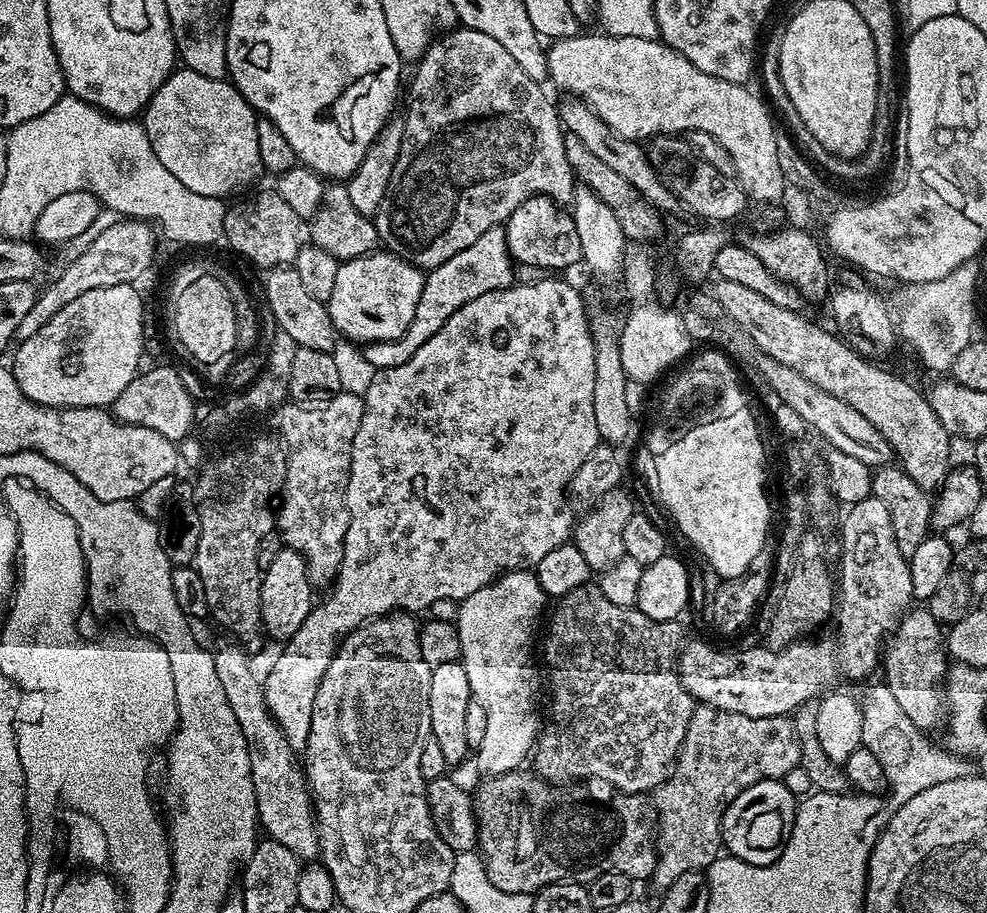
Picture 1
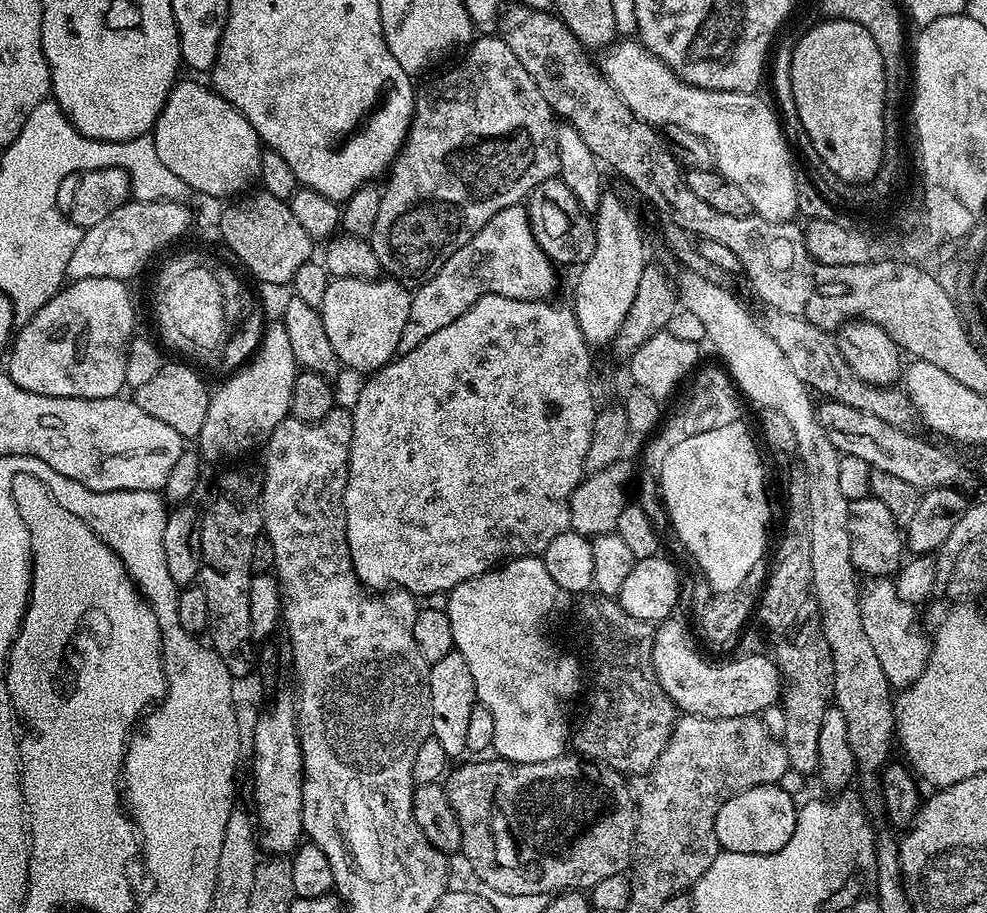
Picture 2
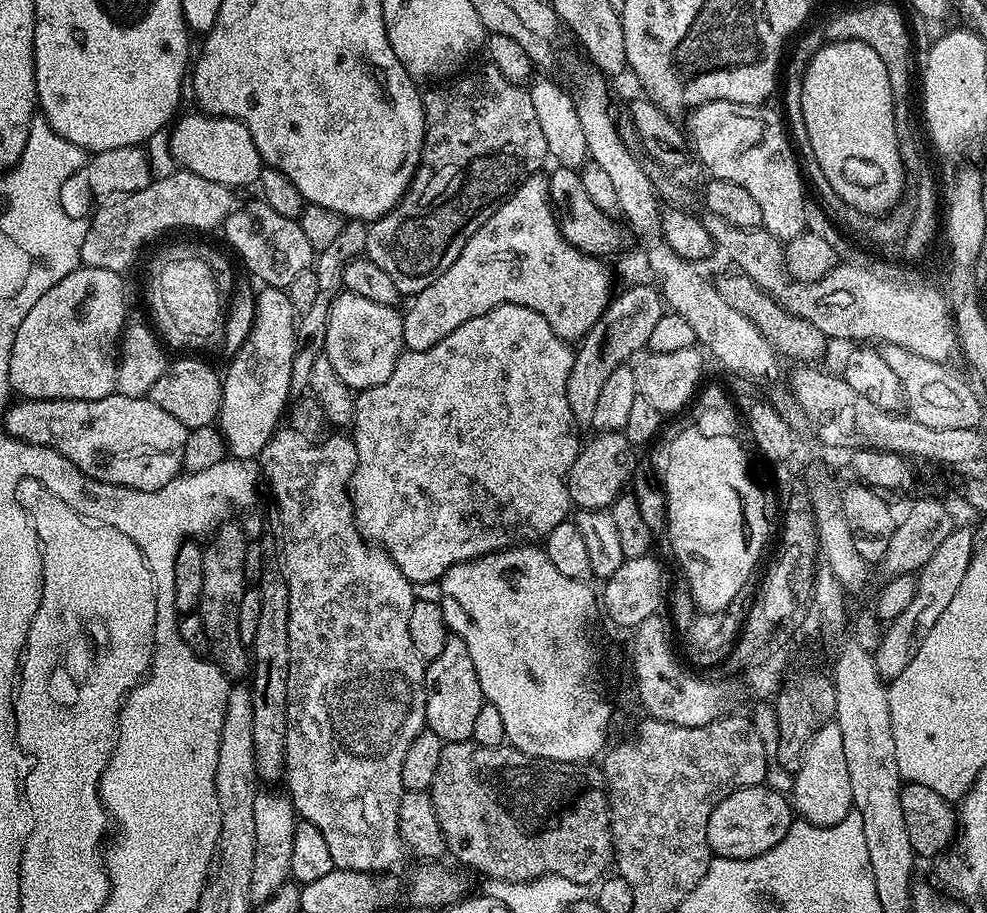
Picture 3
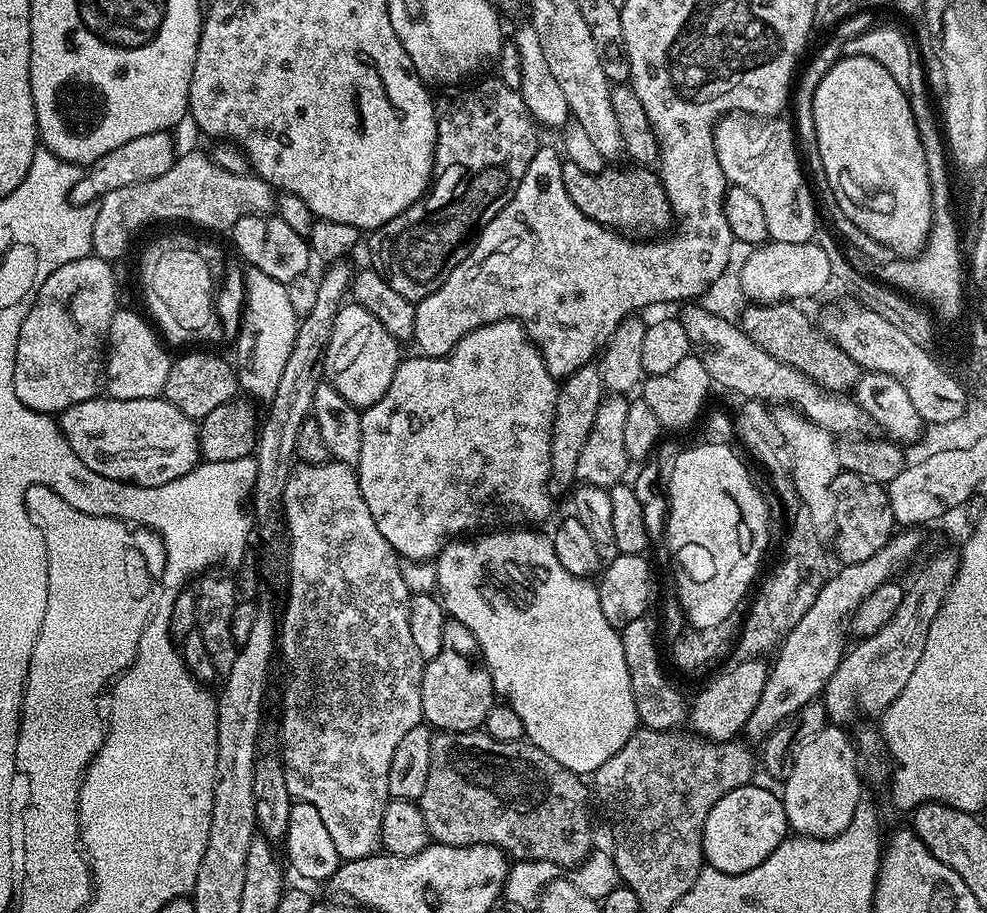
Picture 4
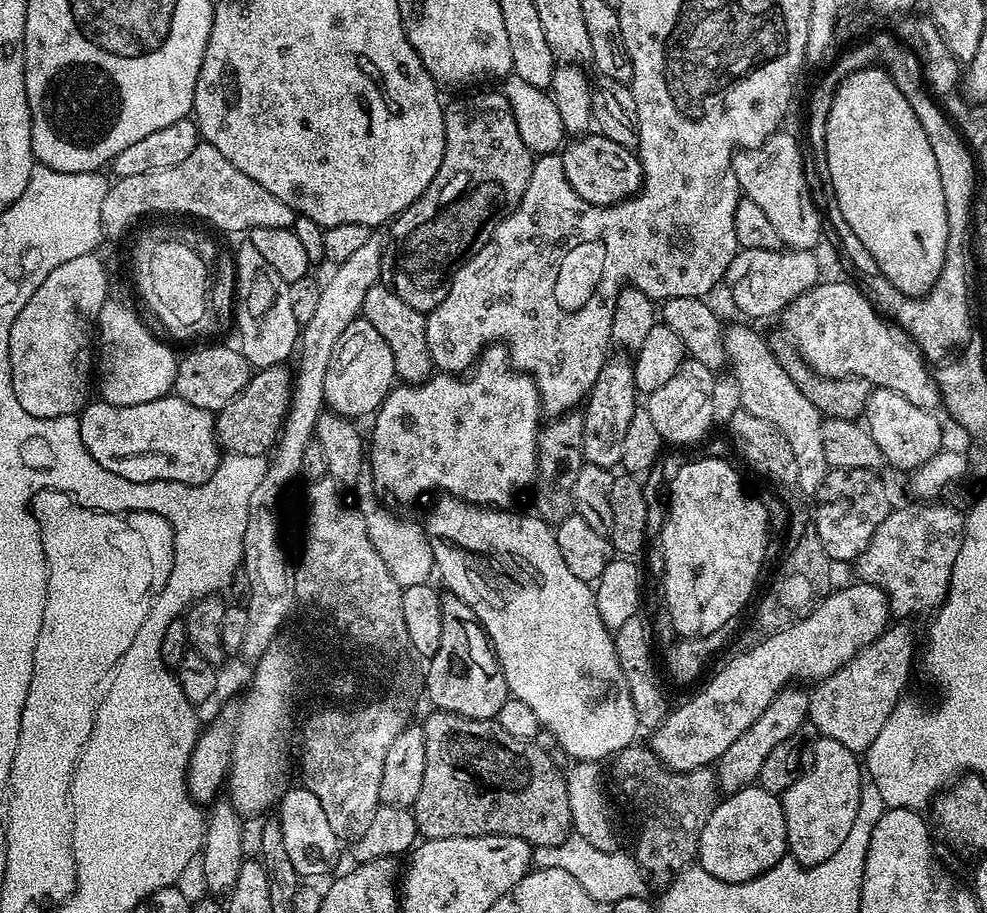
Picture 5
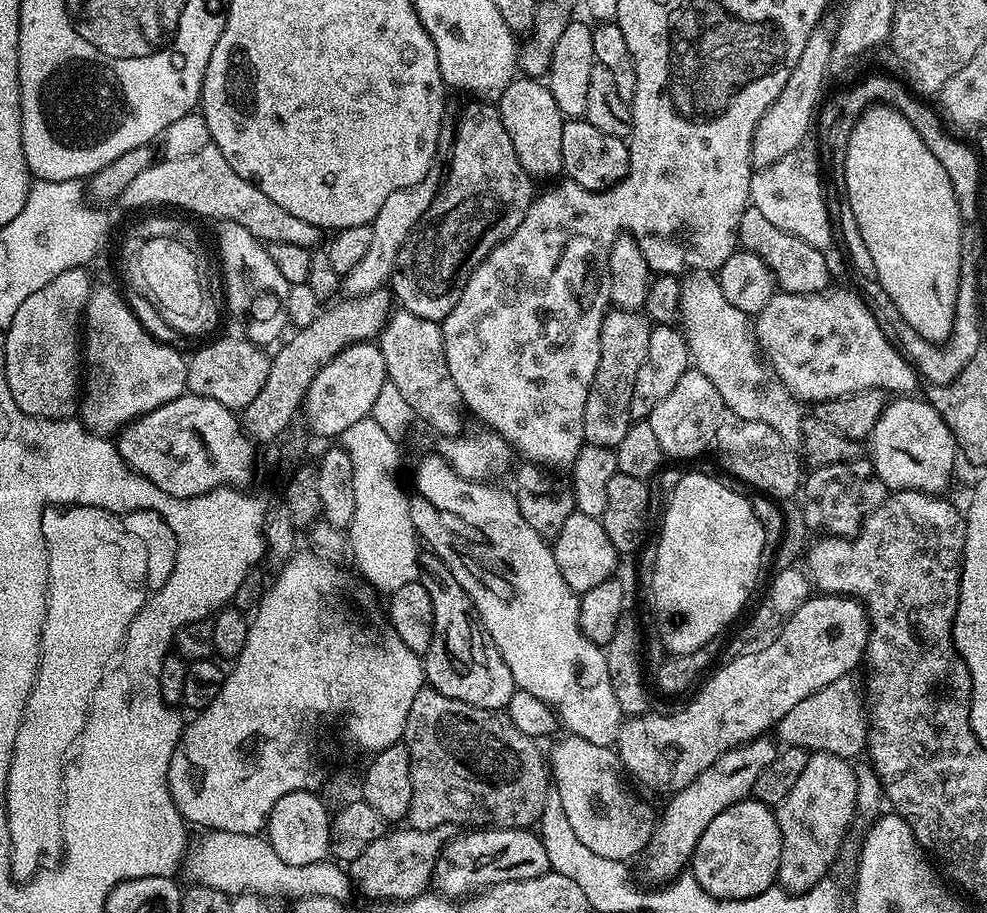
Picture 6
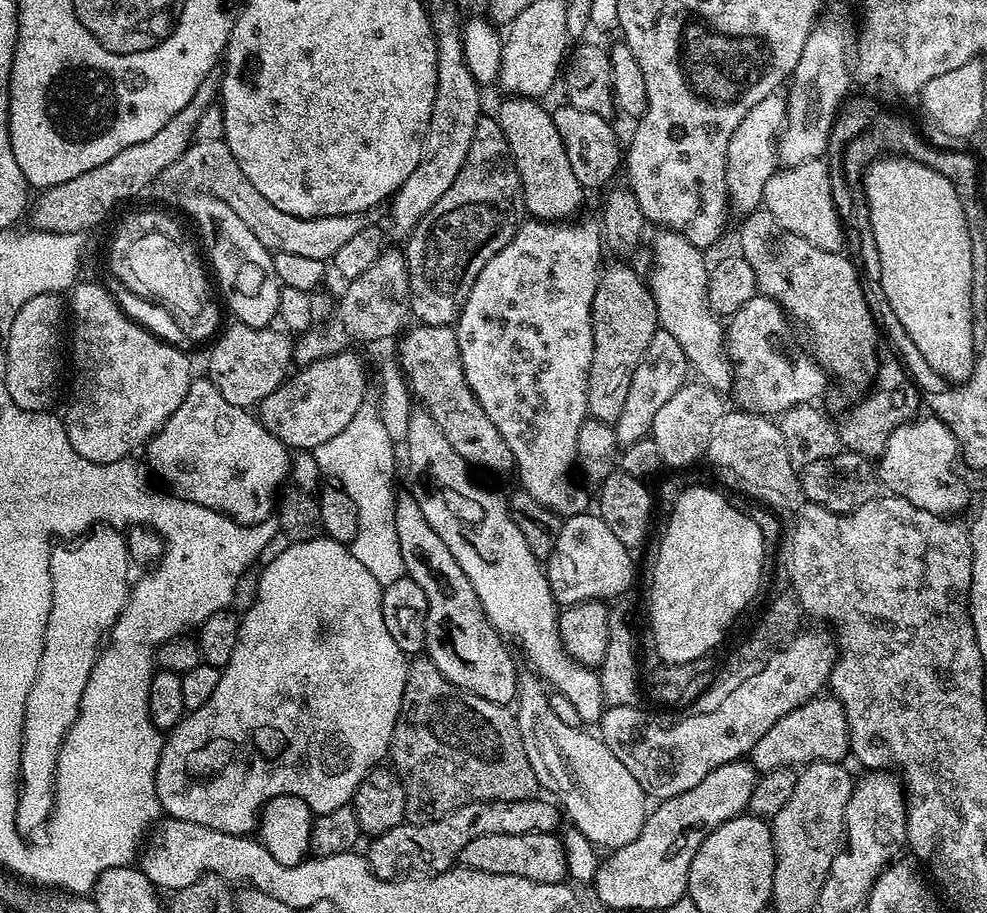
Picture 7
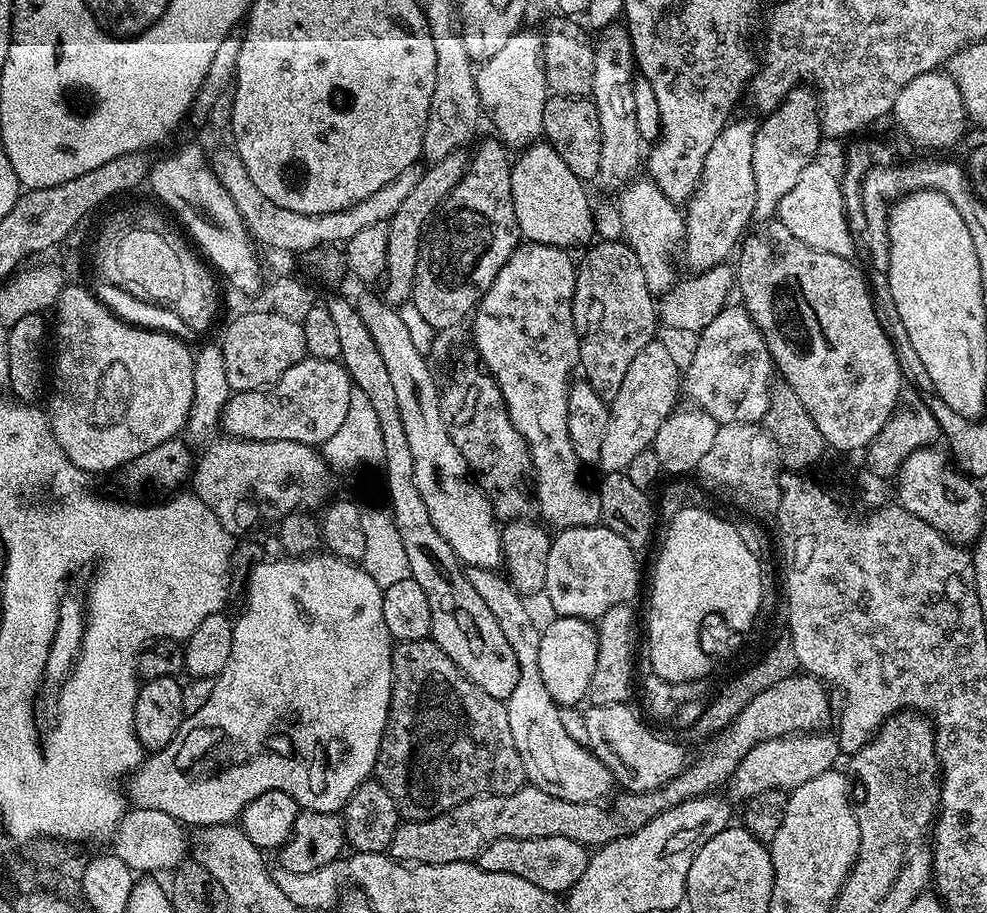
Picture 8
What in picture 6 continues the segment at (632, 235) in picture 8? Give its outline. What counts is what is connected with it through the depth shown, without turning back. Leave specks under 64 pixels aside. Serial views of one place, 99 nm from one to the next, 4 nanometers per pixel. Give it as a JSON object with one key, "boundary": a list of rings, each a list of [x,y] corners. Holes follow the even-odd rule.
{"boundary":[[[689,272],[680,280],[678,320],[688,339],[688,354],[695,371],[714,382],[725,409],[738,418],[750,418],[750,422],[766,422],[766,426],[782,434],[787,444],[799,445],[806,419],[805,413],[800,413],[801,401],[790,394],[762,359],[749,313],[726,302],[726,294],[722,294],[719,279],[713,273]]]}

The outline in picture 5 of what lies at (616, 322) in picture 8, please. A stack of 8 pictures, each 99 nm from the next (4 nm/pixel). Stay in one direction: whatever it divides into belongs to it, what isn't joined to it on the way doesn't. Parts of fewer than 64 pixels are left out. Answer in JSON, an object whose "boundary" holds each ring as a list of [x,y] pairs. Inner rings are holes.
{"boundary":[[[613,355],[605,360],[594,386],[582,404],[584,425],[582,426],[582,446],[584,459],[594,466],[615,469],[622,458],[626,430],[638,407],[638,393],[634,382],[632,360],[627,355]]]}

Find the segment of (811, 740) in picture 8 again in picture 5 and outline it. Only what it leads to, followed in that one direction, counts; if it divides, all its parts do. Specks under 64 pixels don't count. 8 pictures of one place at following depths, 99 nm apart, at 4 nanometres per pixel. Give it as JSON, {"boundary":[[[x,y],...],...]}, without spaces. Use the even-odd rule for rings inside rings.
{"boundary":[[[893,623],[888,631],[883,632],[874,642],[870,642],[870,646],[866,646],[858,655],[850,658],[846,666],[819,681],[813,687],[816,689],[811,689],[808,698],[808,720],[817,728],[820,736],[834,738],[834,742],[842,742],[846,750],[857,754],[867,752],[870,742],[878,738],[882,726],[886,726],[886,718],[890,718],[890,714],[905,695],[904,687],[907,686],[908,675],[912,672],[912,655],[916,652],[916,640],[904,624],[907,623]]]}

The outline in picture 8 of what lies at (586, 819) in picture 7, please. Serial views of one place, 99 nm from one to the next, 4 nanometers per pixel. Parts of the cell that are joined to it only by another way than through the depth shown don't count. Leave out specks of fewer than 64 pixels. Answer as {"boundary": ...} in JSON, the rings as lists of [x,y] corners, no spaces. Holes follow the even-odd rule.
{"boundary":[[[467,567],[465,576],[470,586],[481,595],[483,602],[490,609],[490,614],[498,621],[498,626],[502,629],[502,634],[506,637],[506,642],[510,643],[510,648],[518,661],[518,681],[514,686],[510,698],[505,701],[507,706],[507,717],[510,721],[510,732],[513,735],[514,744],[518,749],[519,757],[522,758],[522,766],[525,779],[535,788],[545,790],[548,794],[553,794],[563,801],[597,803],[603,801],[611,788],[614,788],[614,781],[608,768],[601,762],[587,747],[572,738],[567,737],[566,730],[563,729],[562,722],[559,721],[559,705],[550,698],[546,684],[542,680],[538,667],[538,651],[541,642],[541,627],[535,624],[531,612],[528,610],[527,601],[513,589],[511,583],[495,569]]]}

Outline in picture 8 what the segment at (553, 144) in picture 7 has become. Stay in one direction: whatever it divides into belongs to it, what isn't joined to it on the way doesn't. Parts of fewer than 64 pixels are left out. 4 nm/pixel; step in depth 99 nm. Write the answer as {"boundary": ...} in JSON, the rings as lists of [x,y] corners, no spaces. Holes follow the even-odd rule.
{"boundary":[[[540,140],[521,151],[511,170],[511,197],[521,237],[527,243],[554,245],[565,250],[587,245],[593,239],[595,229],[594,208],[585,188],[585,183],[571,173],[570,166],[547,141]]]}

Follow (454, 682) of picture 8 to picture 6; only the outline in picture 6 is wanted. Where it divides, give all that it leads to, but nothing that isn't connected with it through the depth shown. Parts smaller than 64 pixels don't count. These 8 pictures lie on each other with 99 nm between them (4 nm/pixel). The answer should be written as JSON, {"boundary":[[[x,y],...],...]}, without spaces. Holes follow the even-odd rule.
{"boundary":[[[425,686],[414,698],[414,703],[410,706],[410,714],[406,714],[406,726],[404,727],[402,742],[410,754],[410,810],[406,820],[411,827],[418,830],[434,830],[443,824],[468,826],[471,825],[468,824],[471,820],[480,820],[476,822],[491,822],[497,828],[531,829],[539,821],[544,799],[550,790],[549,765],[546,763],[545,753],[540,753],[540,748],[536,745],[539,743],[533,737],[522,734],[522,730],[518,730],[518,726],[510,723],[503,711],[470,706],[466,702],[458,702],[458,698],[446,698],[446,694],[434,690],[431,686]]]}

